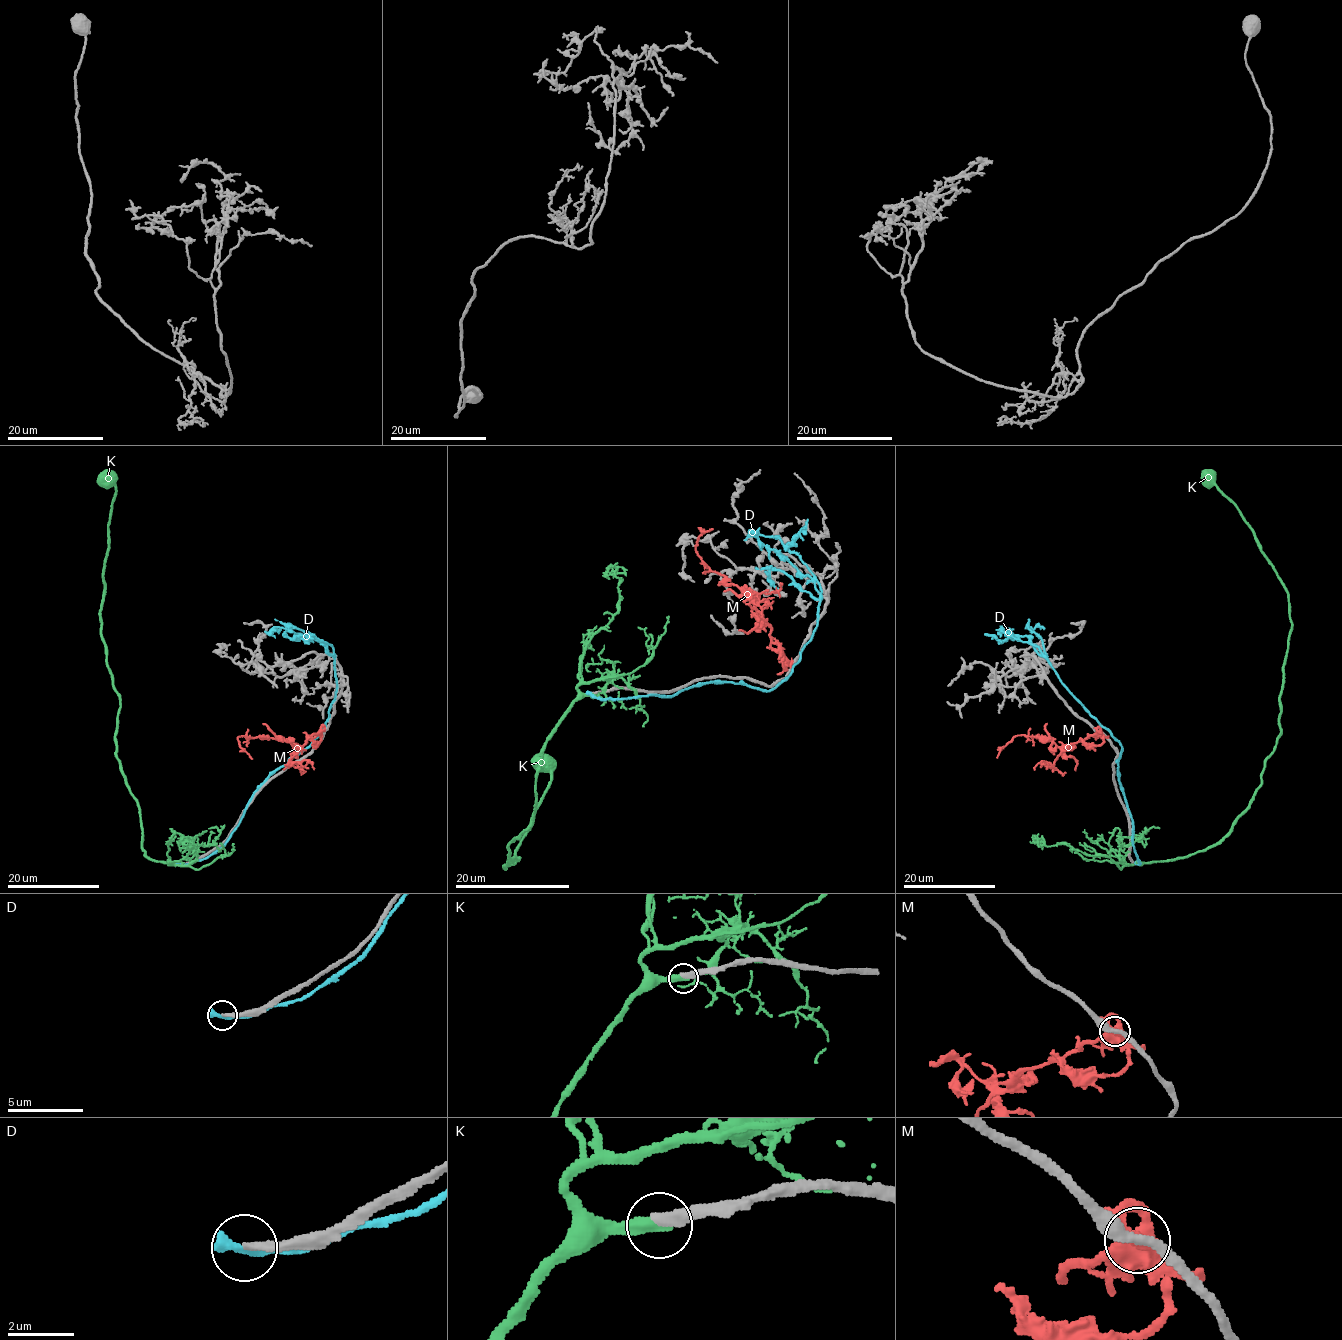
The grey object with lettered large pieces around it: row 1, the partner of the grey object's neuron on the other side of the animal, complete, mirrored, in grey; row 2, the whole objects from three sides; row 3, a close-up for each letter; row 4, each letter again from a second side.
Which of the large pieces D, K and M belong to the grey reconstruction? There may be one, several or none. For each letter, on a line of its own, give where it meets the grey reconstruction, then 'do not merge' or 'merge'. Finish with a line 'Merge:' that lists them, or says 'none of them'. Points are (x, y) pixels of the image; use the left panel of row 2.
D: meets grey at (181, 863); do not merge
K: meets grey at (182, 863); merge
M: meets grey at (324, 730); do not merge
Merge: K

